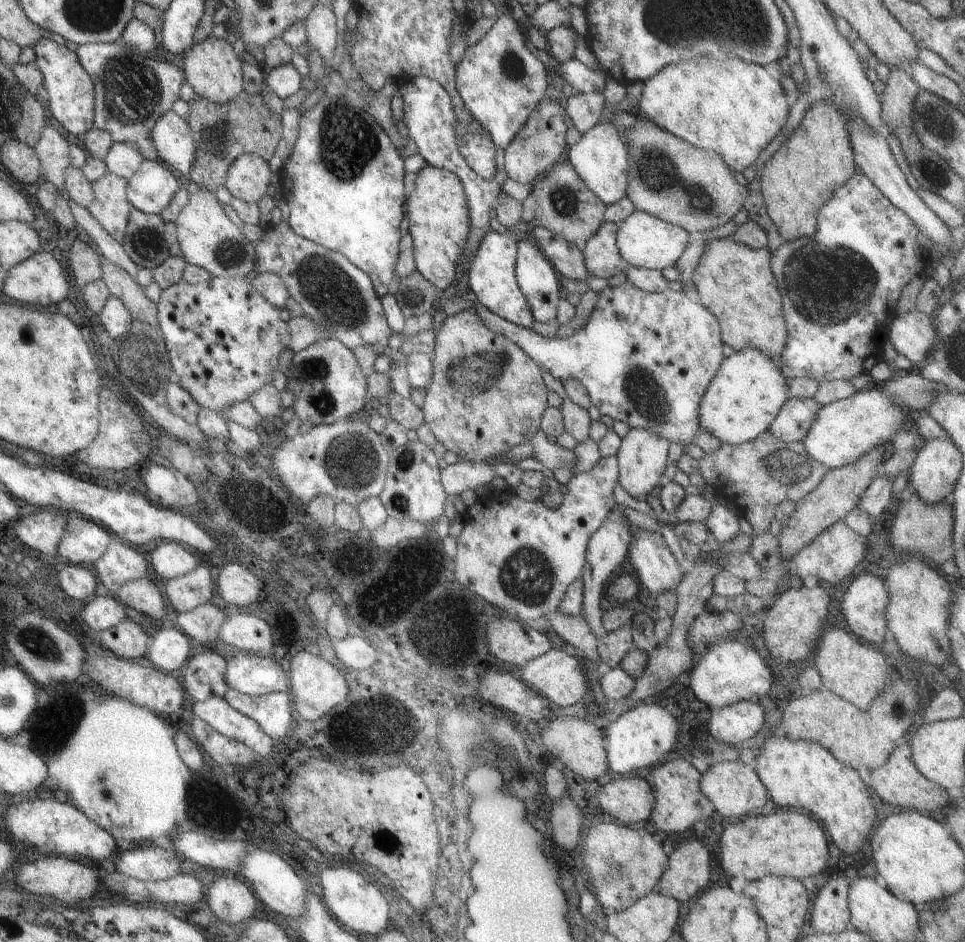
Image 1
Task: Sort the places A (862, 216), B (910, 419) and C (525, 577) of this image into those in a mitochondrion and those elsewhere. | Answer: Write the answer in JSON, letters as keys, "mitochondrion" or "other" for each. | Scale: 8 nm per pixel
{"A":"other","B":"other","C":"mitochondrion"}

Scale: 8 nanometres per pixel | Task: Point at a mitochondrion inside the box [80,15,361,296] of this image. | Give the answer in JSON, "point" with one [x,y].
{"point":[130,91]}

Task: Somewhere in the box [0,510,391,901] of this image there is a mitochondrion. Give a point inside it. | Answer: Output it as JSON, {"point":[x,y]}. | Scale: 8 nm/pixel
{"point":[36,641]}

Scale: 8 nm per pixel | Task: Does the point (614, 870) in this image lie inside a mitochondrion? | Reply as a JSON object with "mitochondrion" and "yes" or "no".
{"mitochondrion":"yes"}

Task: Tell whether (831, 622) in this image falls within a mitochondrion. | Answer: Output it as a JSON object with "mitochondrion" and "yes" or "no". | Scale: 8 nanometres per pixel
{"mitochondrion":"no"}

